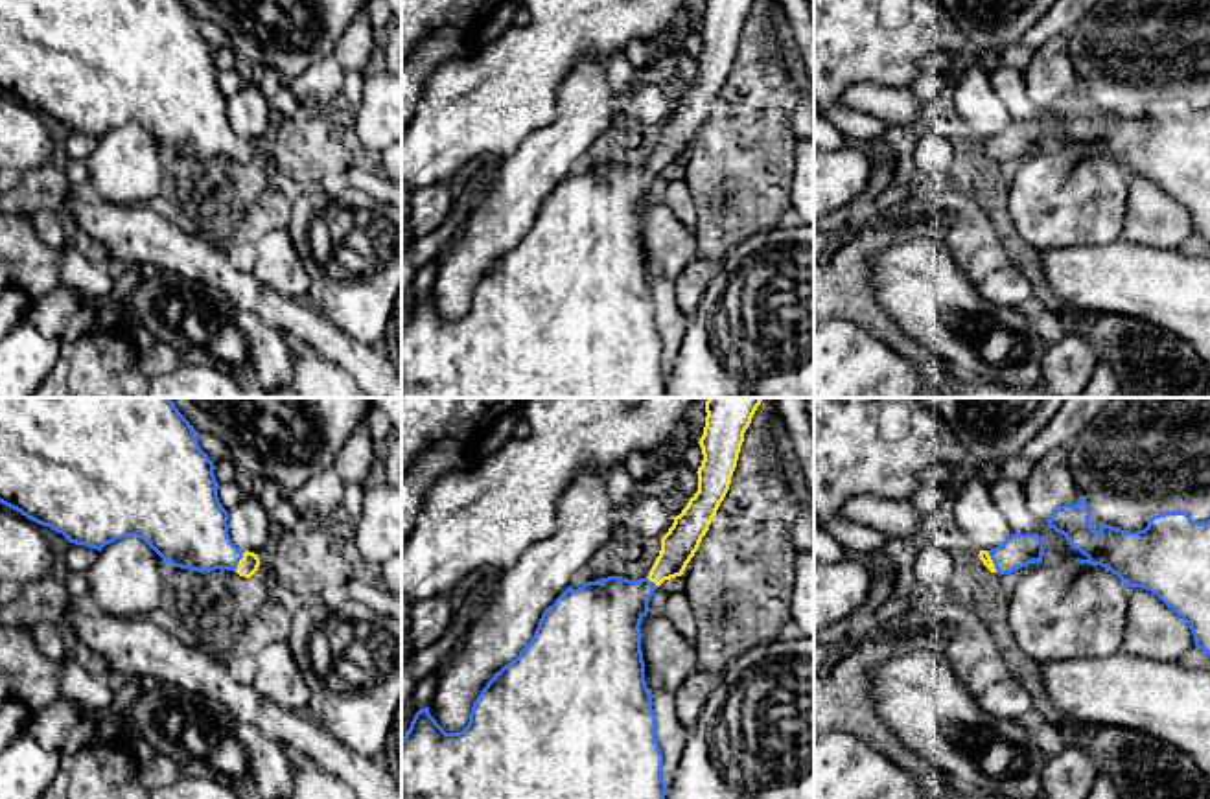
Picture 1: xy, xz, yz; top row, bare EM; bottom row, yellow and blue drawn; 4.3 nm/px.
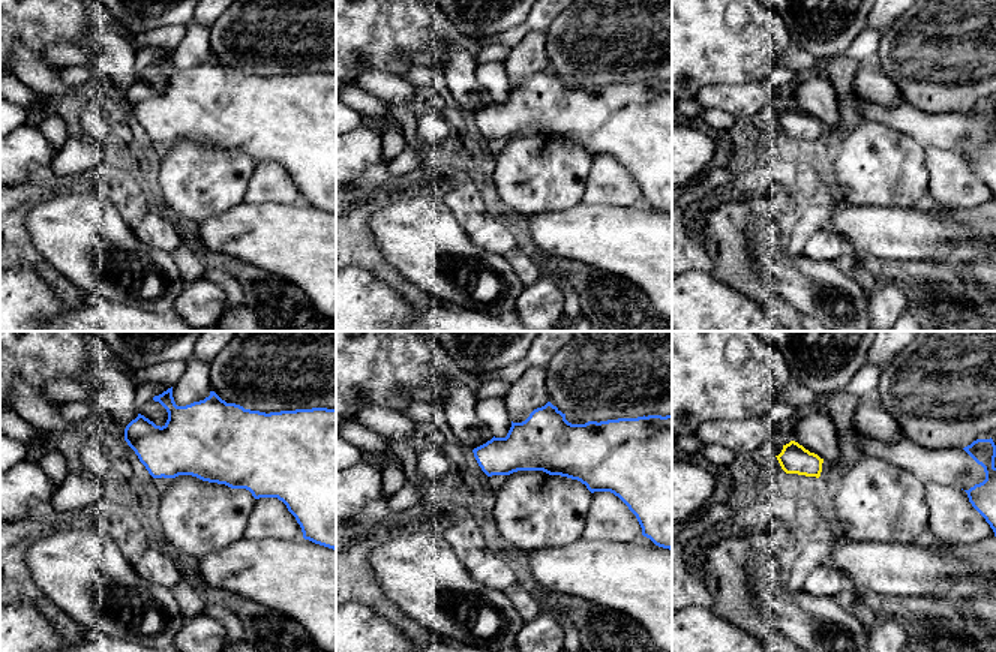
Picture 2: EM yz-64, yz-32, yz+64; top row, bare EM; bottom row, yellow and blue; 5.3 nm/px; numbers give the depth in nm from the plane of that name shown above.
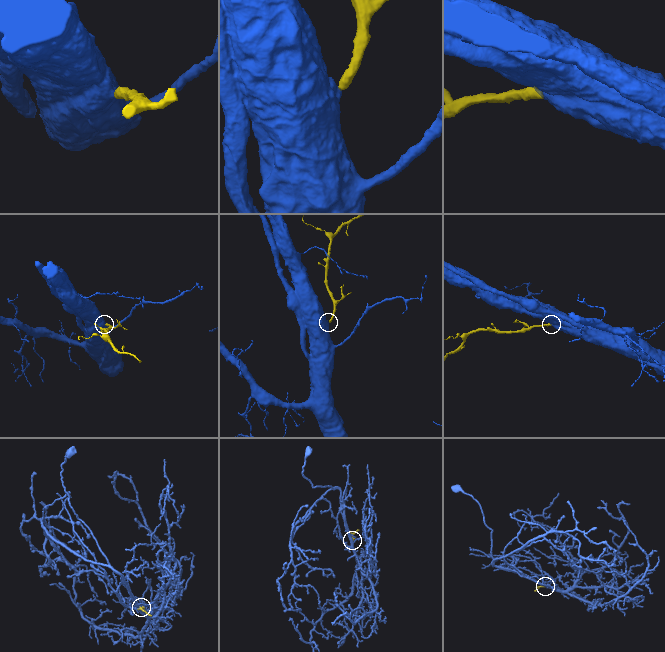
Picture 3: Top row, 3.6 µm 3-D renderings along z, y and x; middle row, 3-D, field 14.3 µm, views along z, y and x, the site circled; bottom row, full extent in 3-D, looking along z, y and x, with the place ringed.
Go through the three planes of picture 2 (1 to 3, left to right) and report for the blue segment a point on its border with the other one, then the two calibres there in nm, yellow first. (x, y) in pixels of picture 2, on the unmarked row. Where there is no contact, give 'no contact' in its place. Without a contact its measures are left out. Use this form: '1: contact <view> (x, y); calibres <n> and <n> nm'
1: no contact
2: no contact
3: no contact

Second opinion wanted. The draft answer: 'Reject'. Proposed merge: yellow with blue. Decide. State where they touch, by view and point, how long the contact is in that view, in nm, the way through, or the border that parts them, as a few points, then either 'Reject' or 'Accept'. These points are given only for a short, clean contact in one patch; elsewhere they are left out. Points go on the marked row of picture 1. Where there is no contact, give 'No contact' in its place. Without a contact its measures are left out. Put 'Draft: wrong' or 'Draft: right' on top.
Draft: wrong
Touches yellow at yz (991, 562). Shared border 110 nm. Path across: yz (984, 555), (991, 562), (1019, 551). Accept

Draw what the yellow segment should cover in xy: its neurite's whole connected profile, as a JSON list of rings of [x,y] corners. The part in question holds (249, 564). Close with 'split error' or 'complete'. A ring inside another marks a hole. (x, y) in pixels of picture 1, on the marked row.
[[[0,398],[0,503],[70,543],[101,550],[136,536],[173,567],[197,573],[227,569],[250,578],[260,558],[232,543],[217,488],[214,462],[171,398]]] | split error

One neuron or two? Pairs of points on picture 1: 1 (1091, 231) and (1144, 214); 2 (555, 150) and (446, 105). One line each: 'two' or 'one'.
1: two
2: two

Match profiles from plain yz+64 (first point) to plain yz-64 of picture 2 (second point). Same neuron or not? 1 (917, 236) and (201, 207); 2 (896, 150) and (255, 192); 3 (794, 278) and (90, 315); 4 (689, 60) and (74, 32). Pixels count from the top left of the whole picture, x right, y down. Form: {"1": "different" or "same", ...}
{"1": "different", "2": "different", "3": "different", "4": "same"}

